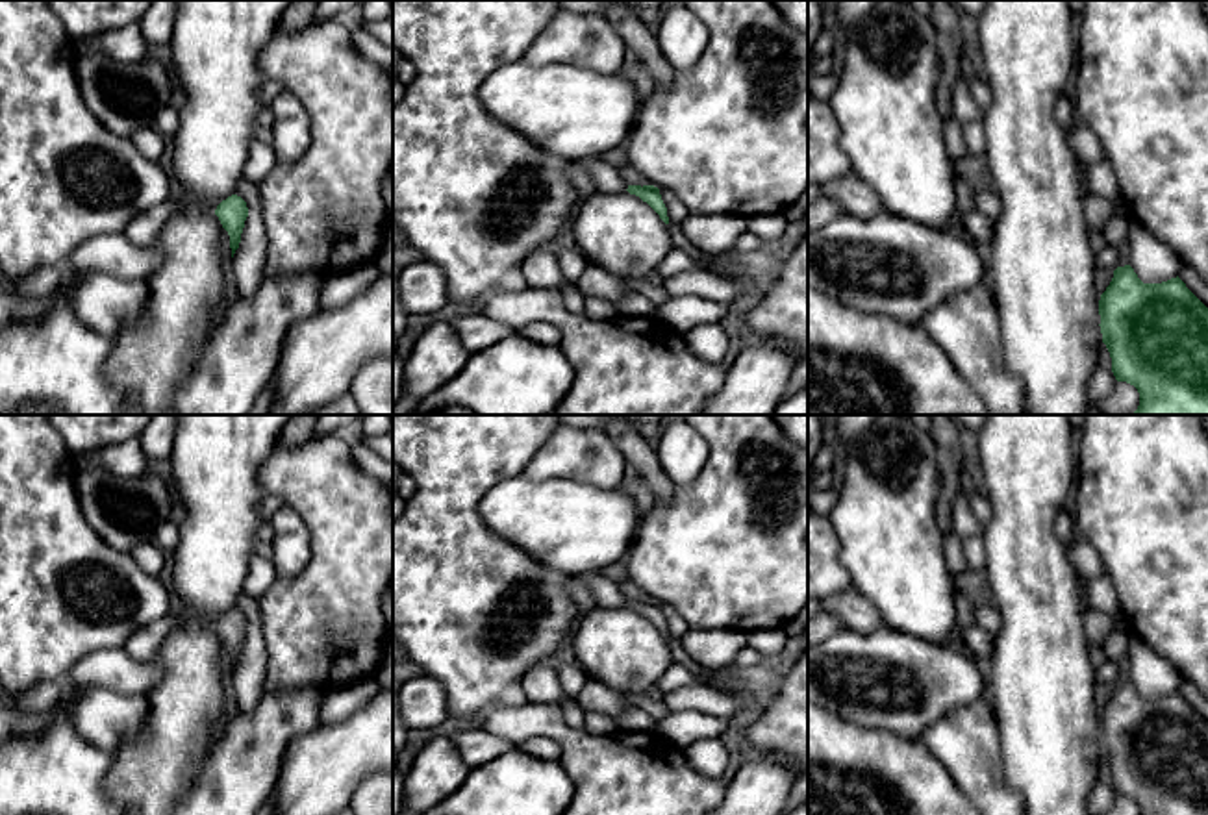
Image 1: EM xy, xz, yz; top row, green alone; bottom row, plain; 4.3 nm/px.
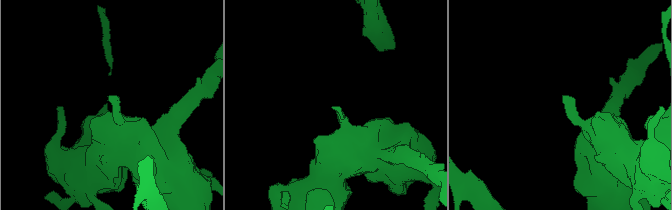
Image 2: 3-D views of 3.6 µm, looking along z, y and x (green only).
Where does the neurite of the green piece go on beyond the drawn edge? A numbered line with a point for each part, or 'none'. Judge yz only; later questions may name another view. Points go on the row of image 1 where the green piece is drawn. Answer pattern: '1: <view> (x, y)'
none

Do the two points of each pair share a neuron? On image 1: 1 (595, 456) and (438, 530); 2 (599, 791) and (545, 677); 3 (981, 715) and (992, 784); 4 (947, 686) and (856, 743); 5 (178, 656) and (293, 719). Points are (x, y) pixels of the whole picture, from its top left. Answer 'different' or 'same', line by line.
1: different
2: different
3: same
4: different
5: different

